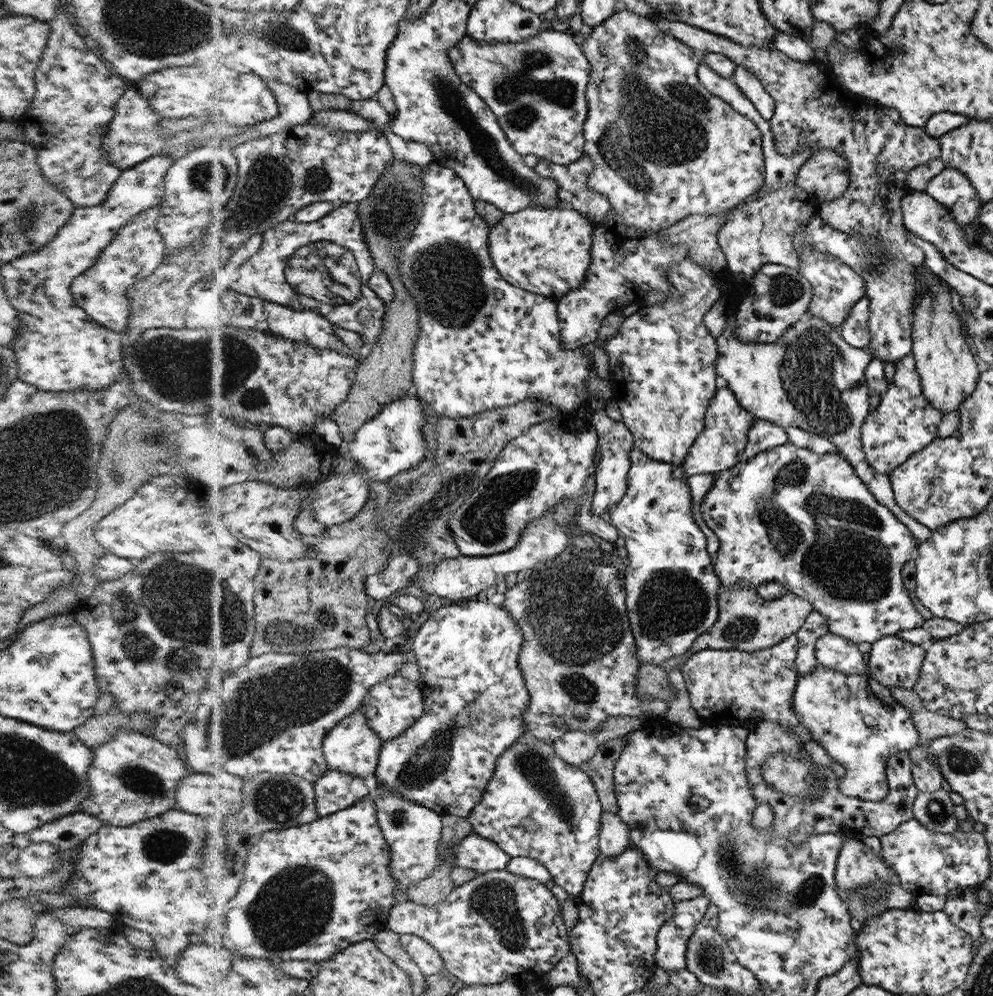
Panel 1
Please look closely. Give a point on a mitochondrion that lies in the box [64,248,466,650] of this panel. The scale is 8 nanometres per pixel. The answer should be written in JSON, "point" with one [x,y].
{"point":[179,370]}

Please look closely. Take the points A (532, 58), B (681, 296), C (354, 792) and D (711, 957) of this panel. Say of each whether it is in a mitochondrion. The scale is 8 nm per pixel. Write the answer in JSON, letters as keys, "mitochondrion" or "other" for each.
{"A":"mitochondrion","B":"mitochondrion","C":"other","D":"mitochondrion"}

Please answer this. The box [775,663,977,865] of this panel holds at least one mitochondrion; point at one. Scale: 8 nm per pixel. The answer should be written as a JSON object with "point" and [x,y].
{"point":[936,810]}

